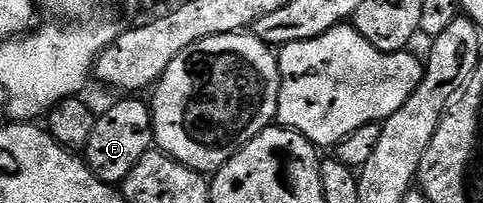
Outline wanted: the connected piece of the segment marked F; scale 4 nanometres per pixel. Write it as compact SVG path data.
M123 97L120 103L115 103L107 112L100 114L93 125L93 137L89 137L89 145L85 152L85 162L87 168L92 171L102 183L110 183L112 185L122 184L125 177L129 177L129 169L133 169L133 165L137 165L137 161L141 161L141 157L145 157L145 153L152 150L155 142L155 134L153 133L153 121L151 120L151 109L146 102L143 103L139 97Z

